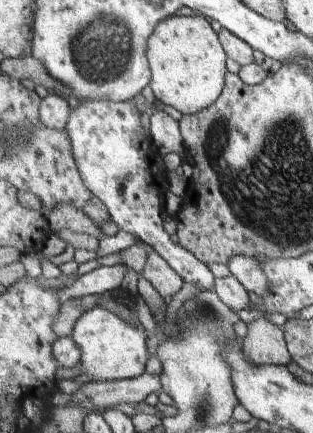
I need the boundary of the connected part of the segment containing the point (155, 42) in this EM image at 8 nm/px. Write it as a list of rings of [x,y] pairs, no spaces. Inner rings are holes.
[[[173,15],[156,26],[148,42],[152,70],[150,88],[155,97],[183,115],[195,114],[211,106],[224,92],[228,54],[205,15]]]

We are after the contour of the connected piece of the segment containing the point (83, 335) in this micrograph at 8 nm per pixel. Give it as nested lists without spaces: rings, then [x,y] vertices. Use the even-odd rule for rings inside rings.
[[[94,307],[80,316],[72,330],[71,338],[82,350],[80,360],[81,374],[84,373],[92,378],[93,381],[118,381],[123,379],[132,379],[140,377],[147,370],[149,350],[147,350],[148,332],[140,326],[125,320],[116,312],[104,309],[103,307]]]

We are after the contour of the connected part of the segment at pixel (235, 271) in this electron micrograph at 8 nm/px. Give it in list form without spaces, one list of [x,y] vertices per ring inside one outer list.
[[[237,255],[228,265],[233,276],[238,278],[249,292],[254,292],[260,297],[270,287],[268,276],[259,258]]]

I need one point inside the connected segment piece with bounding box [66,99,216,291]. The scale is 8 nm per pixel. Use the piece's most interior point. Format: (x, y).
(118, 162)

